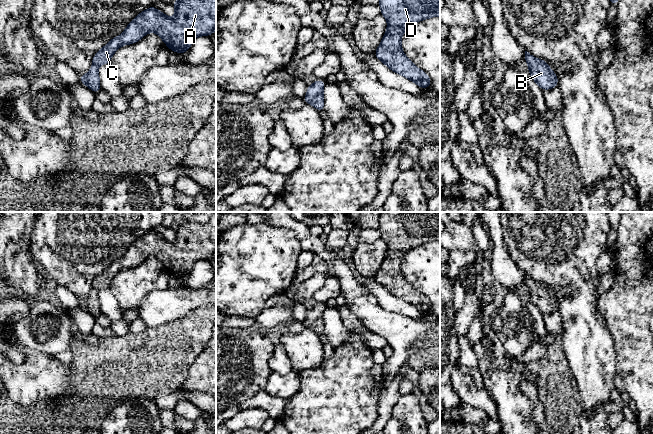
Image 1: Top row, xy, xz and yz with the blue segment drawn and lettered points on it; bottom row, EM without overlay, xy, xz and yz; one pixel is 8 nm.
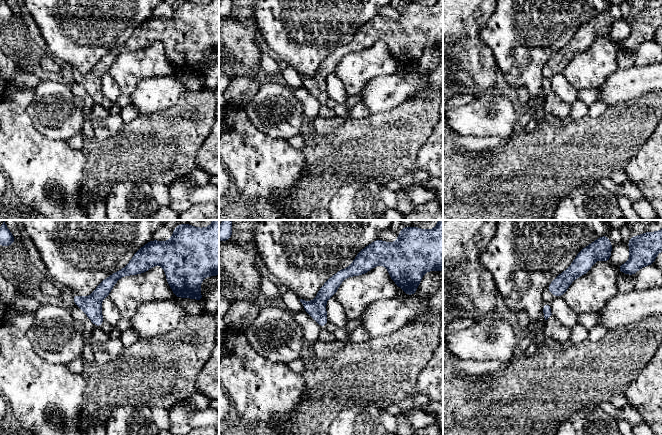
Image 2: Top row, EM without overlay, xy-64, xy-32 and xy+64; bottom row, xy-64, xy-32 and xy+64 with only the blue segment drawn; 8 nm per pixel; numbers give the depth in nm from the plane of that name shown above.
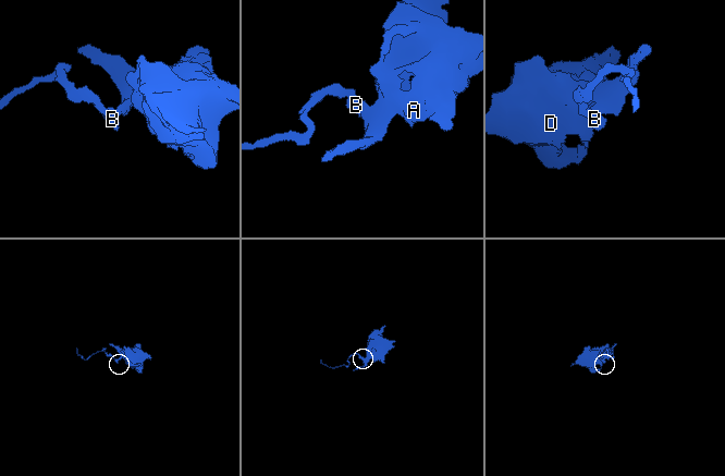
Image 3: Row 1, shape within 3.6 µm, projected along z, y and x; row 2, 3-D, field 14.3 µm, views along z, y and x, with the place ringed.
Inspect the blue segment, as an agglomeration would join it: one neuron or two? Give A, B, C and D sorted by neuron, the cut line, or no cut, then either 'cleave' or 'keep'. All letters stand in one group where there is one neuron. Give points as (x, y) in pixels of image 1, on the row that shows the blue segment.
A B C D; no cut; keep

